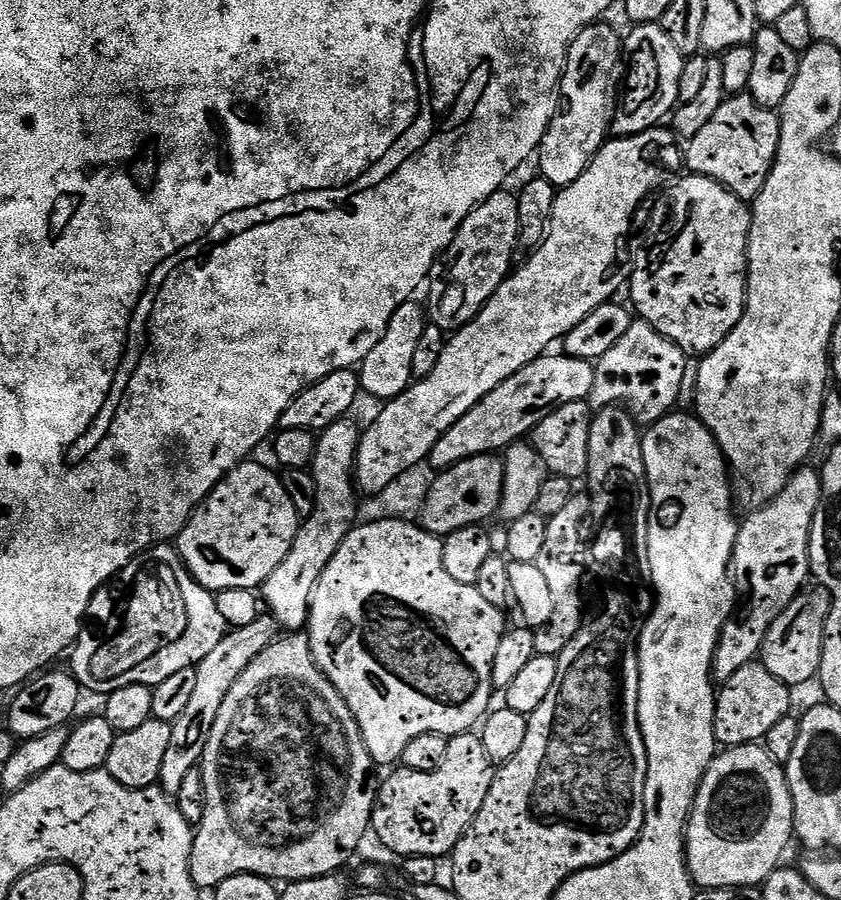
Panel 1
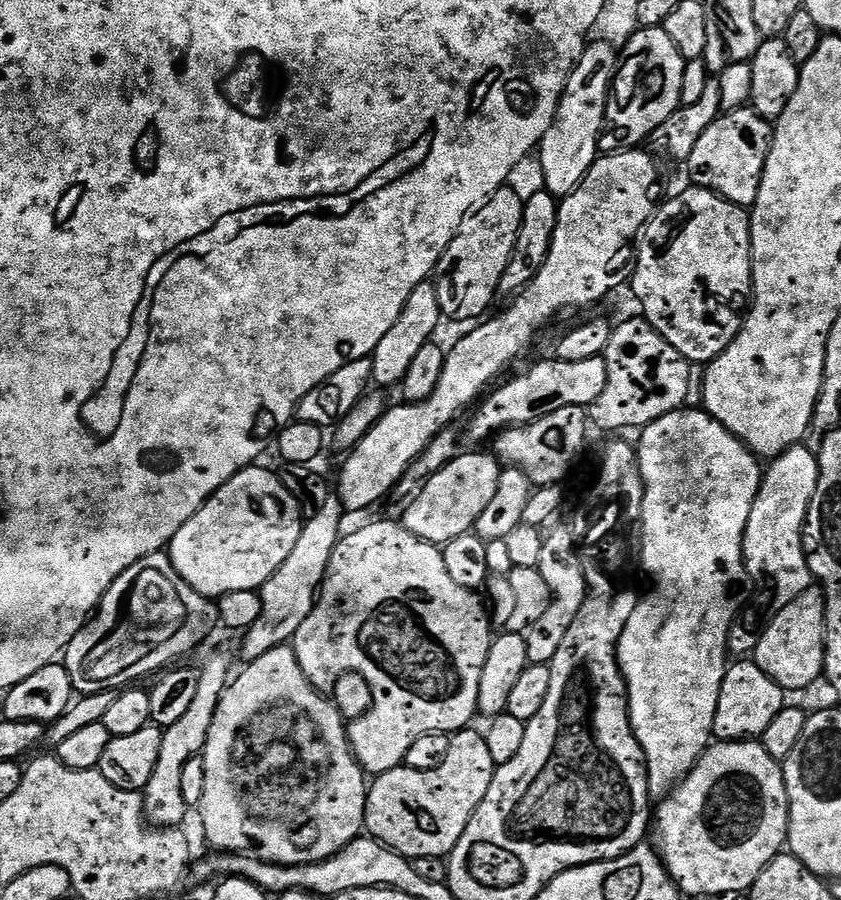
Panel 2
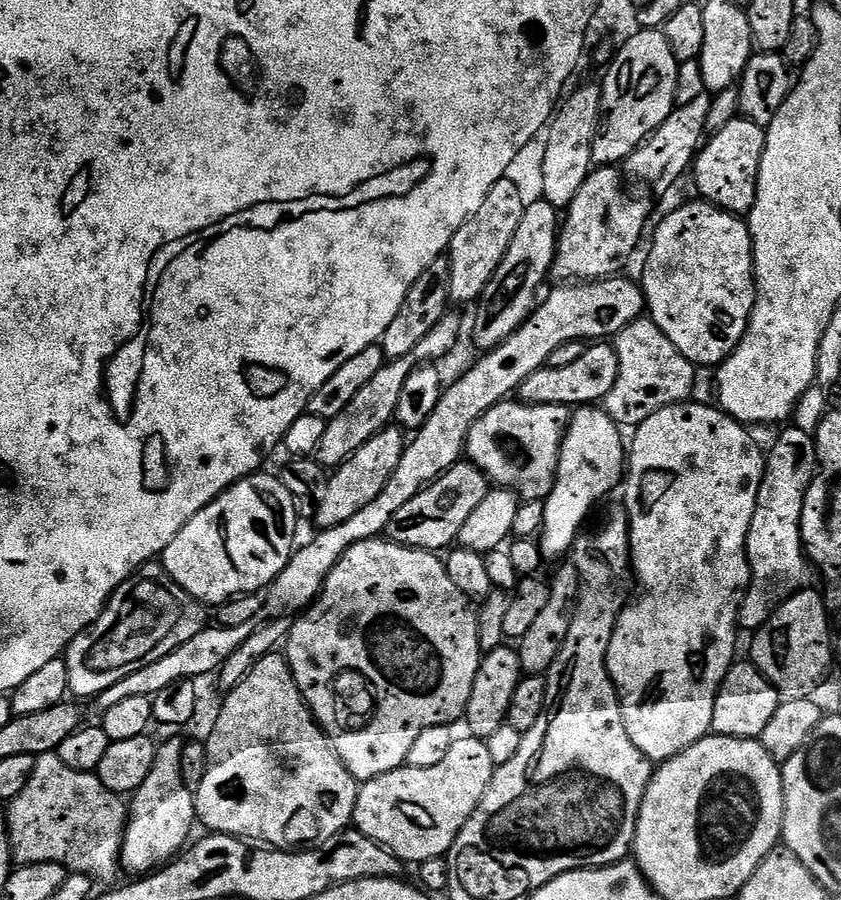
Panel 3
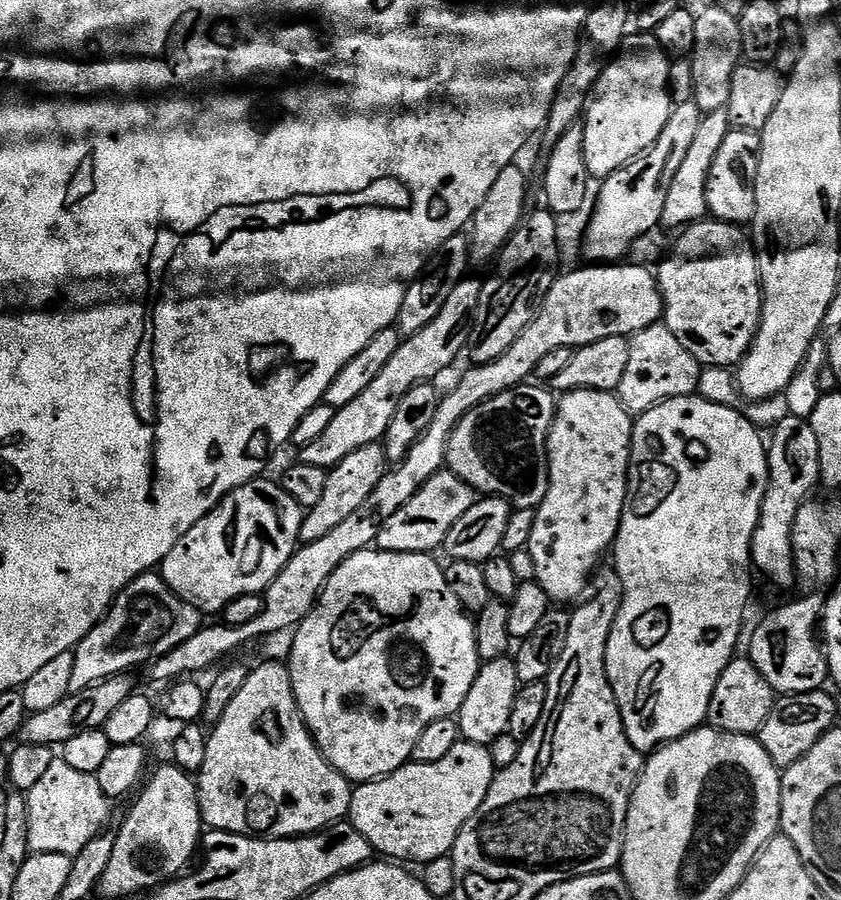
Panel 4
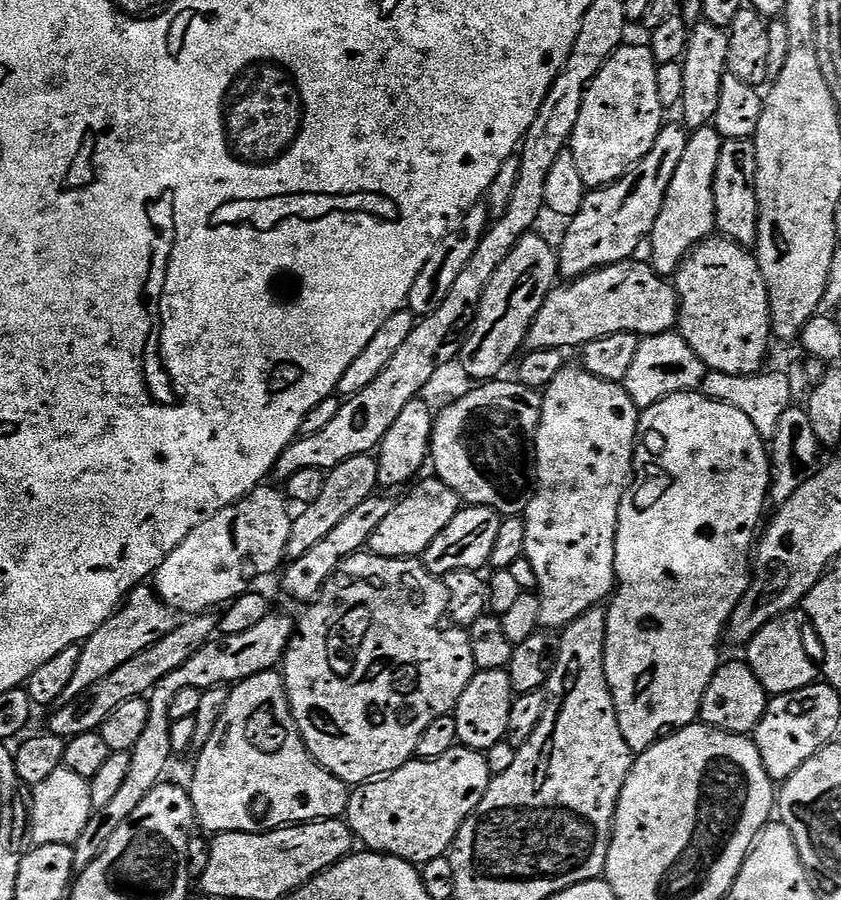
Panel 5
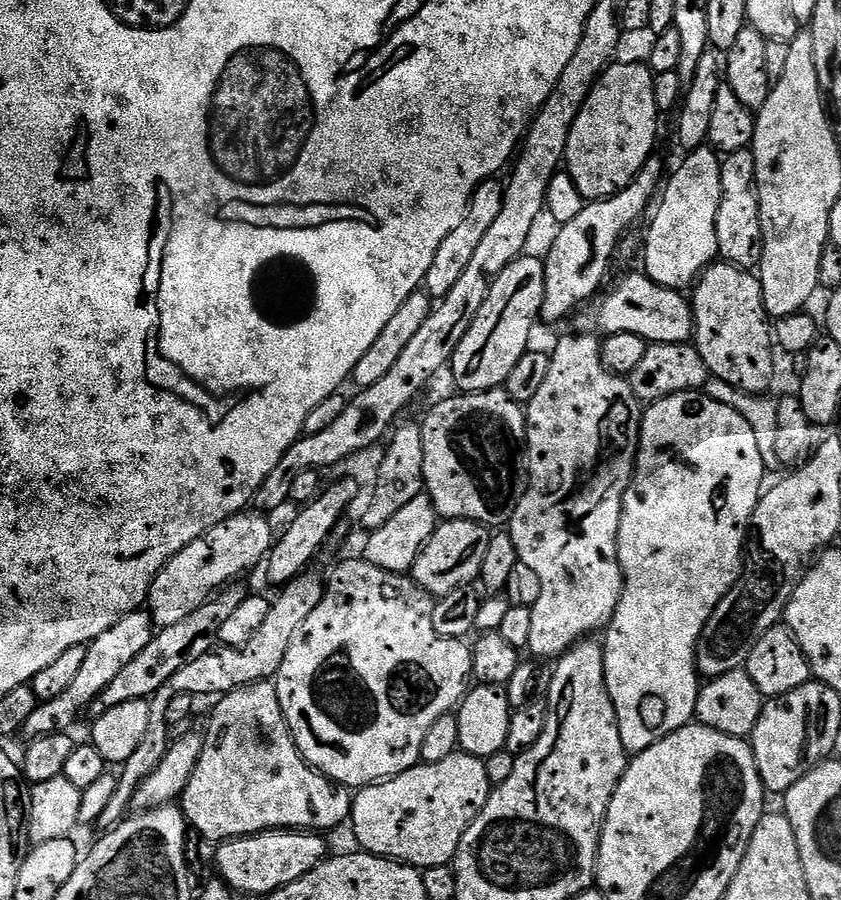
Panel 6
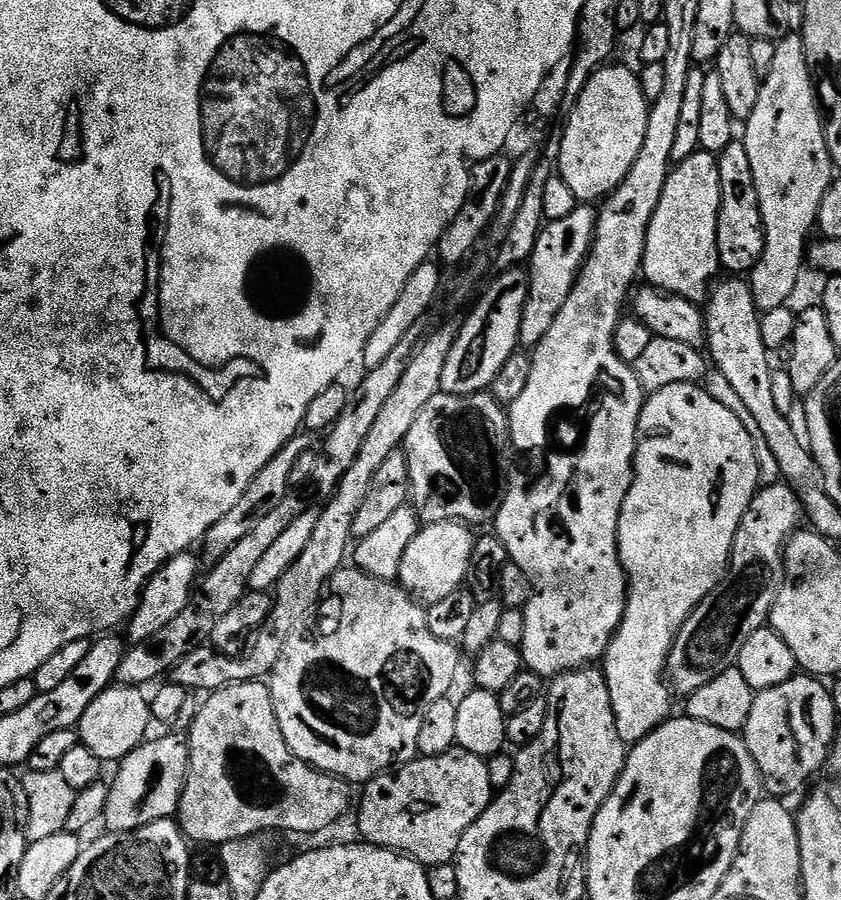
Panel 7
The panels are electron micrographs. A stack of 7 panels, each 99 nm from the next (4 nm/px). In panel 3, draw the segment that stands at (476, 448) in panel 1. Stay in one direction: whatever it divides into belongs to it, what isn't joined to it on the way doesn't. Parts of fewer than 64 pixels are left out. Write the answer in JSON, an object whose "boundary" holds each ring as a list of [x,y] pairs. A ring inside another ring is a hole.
{"boundary":[[[596,342],[591,346],[585,347],[582,358],[570,362],[570,366],[558,366],[549,368],[547,366],[540,368],[526,382],[522,382],[518,396],[526,404],[563,404],[565,406],[596,406],[614,390],[614,382],[618,382],[618,356],[615,347],[608,342]]]}

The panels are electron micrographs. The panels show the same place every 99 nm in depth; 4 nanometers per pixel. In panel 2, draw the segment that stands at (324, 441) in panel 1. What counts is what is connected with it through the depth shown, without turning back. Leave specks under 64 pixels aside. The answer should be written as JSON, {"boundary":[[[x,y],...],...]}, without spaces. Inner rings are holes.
{"boundary":[[[329,498],[318,514],[303,521],[298,542],[294,542],[294,550],[290,550],[290,558],[286,558],[286,562],[282,562],[282,566],[278,566],[276,573],[259,589],[262,614],[258,614],[258,622],[254,622],[254,626],[250,626],[242,636],[245,661],[257,660],[269,650],[285,647],[295,636],[298,626],[310,618],[324,578],[328,575],[332,552],[340,540],[339,520],[345,515],[344,505]]]}

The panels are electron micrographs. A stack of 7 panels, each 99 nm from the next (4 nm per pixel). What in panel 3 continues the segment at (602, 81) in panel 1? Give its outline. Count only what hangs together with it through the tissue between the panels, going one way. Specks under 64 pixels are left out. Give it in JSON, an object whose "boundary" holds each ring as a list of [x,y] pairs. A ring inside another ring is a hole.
{"boundary":[[[596,83],[584,84],[577,92],[569,91],[548,125],[550,136],[543,163],[544,199],[549,200],[557,210],[567,209],[574,202],[589,172],[593,171],[592,143],[600,123],[600,90],[601,85]]]}

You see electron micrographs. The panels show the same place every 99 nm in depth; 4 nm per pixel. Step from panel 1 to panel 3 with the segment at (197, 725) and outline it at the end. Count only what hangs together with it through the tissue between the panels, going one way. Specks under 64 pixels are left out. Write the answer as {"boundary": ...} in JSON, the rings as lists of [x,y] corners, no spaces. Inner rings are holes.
{"boundary":[[[183,739],[161,743],[156,749],[154,766],[150,770],[150,774],[146,774],[146,782],[142,782],[142,786],[131,797],[132,804],[130,800],[128,824],[124,827],[124,844],[120,848],[120,862],[127,871],[129,868],[132,872],[138,872],[134,874],[148,874],[153,870],[160,870],[175,860],[185,851],[186,845],[189,843],[188,835],[192,832],[192,824],[197,823],[194,794],[184,785],[182,778],[182,750],[184,746]]]}

